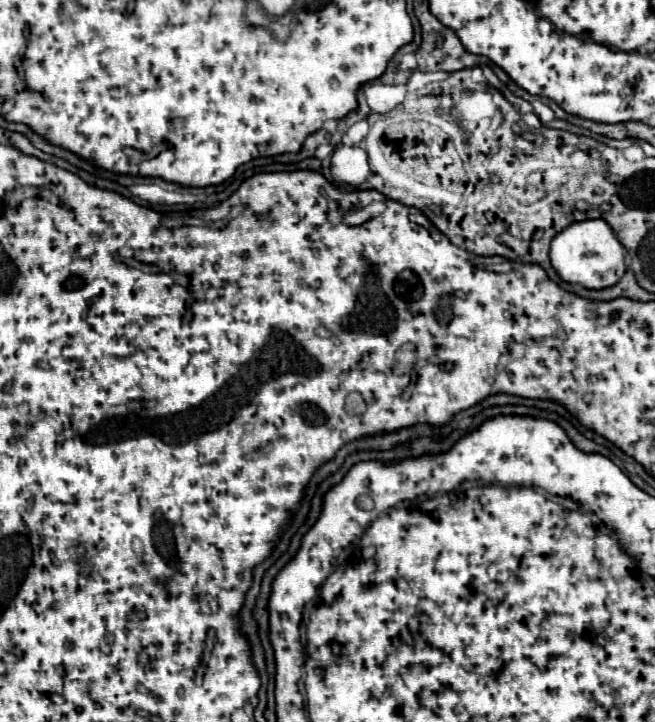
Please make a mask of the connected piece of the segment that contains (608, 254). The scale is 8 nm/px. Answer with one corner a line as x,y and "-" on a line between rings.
602,219
572,223
552,239
550,263
566,283
580,283
586,289
606,289
620,281
626,271
626,251
614,231

